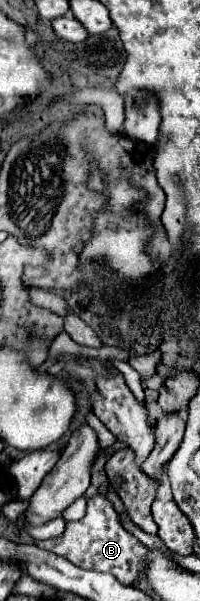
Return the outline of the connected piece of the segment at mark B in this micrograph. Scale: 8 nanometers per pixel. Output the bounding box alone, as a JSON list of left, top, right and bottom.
[35,496,149,584]

